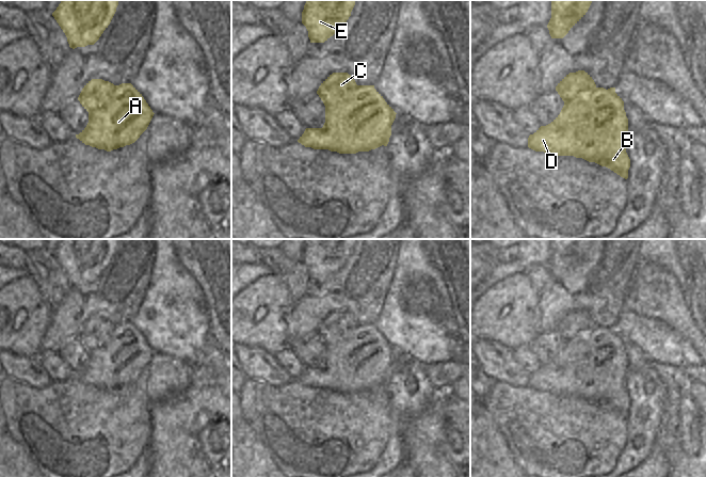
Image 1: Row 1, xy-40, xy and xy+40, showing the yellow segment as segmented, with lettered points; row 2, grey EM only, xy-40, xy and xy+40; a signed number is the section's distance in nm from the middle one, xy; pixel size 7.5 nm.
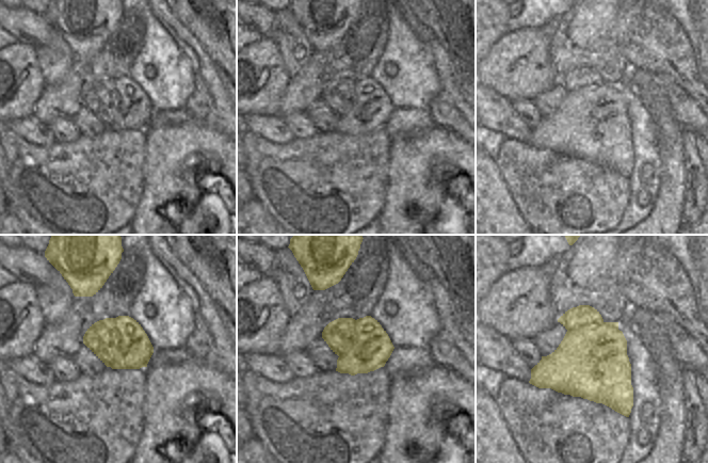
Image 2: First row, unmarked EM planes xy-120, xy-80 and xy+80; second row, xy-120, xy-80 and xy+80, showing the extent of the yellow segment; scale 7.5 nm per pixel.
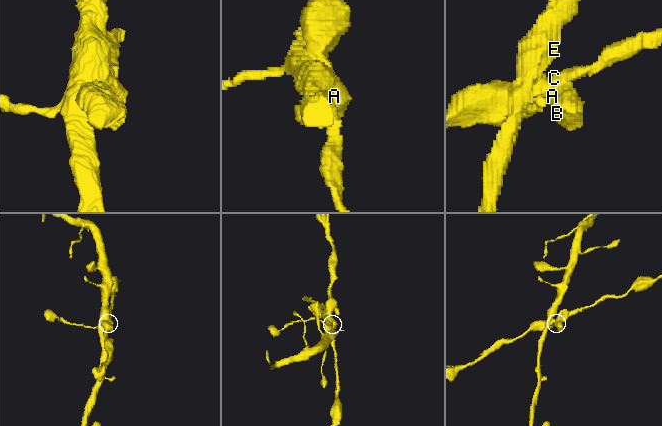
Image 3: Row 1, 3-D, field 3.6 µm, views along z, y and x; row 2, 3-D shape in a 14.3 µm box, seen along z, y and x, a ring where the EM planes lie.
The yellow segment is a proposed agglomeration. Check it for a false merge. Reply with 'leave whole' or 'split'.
split

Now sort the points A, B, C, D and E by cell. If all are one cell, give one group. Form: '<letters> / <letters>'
A B D E / C

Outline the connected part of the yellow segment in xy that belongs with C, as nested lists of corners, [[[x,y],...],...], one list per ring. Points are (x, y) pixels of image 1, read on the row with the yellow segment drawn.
[[[333,73],[319,86],[317,94],[325,107],[337,105],[347,98],[357,86],[348,73]]]

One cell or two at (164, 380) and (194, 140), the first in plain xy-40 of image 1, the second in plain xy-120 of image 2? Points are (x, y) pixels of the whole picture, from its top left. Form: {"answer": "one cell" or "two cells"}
{"answer": "two cells"}

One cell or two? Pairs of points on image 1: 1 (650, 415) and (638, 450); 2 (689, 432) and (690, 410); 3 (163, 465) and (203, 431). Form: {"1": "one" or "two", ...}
{"1": "one", "2": "one", "3": "one"}

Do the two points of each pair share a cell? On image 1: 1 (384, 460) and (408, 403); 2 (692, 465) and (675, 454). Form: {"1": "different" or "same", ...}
{"1": "same", "2": "same"}

